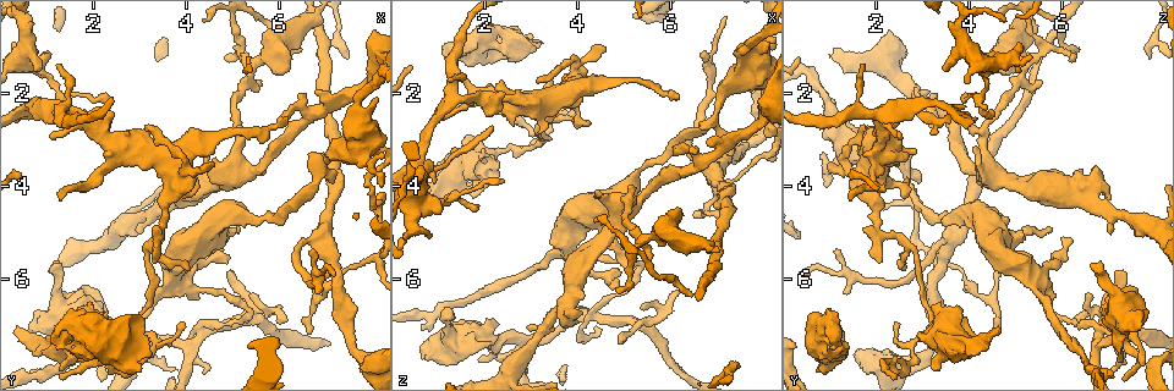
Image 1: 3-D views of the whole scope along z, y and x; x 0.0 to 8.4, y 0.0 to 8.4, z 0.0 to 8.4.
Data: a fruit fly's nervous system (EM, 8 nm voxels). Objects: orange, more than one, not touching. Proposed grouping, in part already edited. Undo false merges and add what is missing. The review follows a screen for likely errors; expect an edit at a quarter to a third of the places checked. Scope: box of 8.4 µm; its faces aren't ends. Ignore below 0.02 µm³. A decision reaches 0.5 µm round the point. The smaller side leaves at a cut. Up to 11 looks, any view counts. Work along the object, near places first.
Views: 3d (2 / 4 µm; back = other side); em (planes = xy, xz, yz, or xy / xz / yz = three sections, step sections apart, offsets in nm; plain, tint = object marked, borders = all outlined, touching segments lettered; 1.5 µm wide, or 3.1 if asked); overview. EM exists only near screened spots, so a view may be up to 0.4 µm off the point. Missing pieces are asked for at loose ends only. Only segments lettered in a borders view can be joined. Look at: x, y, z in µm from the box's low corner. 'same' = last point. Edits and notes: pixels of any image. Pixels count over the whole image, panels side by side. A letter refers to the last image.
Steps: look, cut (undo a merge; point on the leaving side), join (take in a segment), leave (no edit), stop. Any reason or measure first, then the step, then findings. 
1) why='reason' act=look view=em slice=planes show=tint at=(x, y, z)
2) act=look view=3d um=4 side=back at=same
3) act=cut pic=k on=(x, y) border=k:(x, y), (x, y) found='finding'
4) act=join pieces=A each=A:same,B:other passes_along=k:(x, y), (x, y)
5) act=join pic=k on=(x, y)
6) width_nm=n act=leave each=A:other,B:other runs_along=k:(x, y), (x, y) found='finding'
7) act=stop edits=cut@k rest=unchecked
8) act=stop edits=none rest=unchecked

why='an open end' act=look view=em slice=xy step=8 show=tint at=(2.60, 3.50, 2.65)

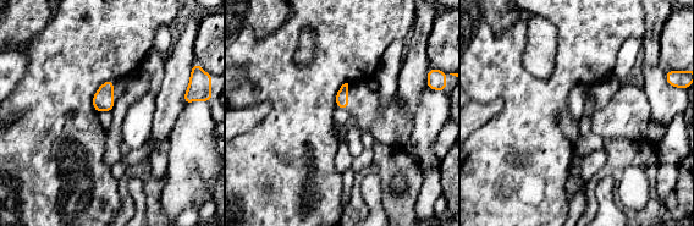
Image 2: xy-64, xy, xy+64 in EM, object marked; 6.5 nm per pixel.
act=look view=em slice=planes show=borders at=same

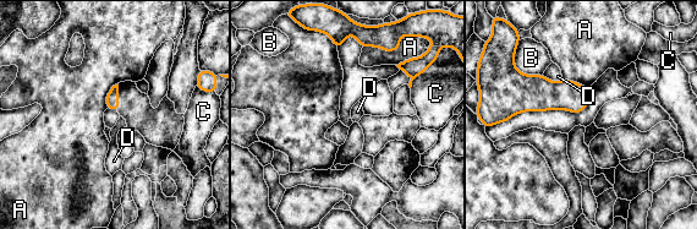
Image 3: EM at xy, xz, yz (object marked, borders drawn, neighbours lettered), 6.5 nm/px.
act=leave each=A:other,B:other,C:other,D:other found='no lettered segment goes on from it'

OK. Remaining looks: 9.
why='an open end' act=look view=em slice=planes show=borders at=(2.95, 6.80, 0.90)

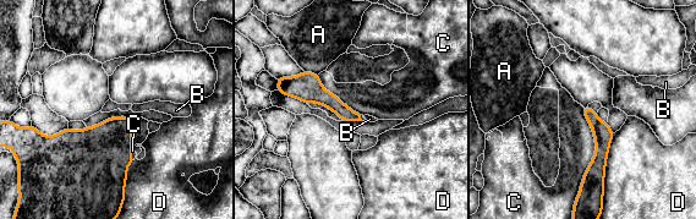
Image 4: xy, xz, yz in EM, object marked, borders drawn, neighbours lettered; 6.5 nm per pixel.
act=leave each=A:other,B:other,C:other,D:other runs_along=4:(281, 81), (307, 87), (357, 118) found='none of them fits'

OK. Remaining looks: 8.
why='thin neck' act=look view=em slice=planes show=borders at=(7.65, 7.50, 3.20)

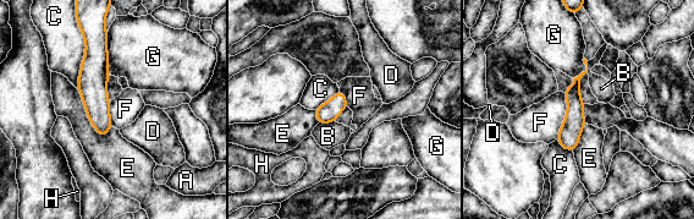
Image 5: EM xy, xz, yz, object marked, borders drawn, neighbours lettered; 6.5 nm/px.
act=leave each=A:other,B:other,C:other,D:other,E:other,F:other,G:other,H:other runs_along=5:(102, 48), (97, 58), (102, 132) found='all the same neuron'

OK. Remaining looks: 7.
act=look view=em slice=planes show=tint at=(4.35, 7.10, 6.80)

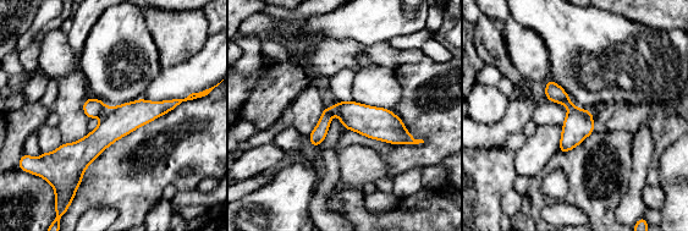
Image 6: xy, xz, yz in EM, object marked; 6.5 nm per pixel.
why='see the neighbours' act=look view=em slice=planes show=borders at=same

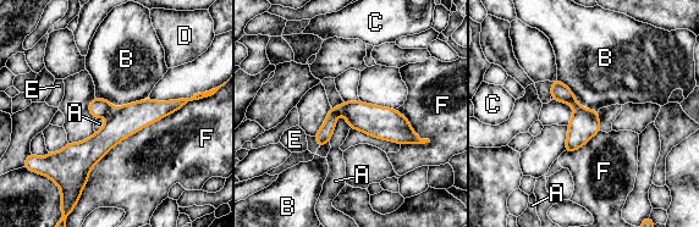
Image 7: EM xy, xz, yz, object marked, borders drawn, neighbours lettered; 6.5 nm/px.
act=cut pic=7 on=(122, 122) each=A:other,B:other,C:other,D:other,E:other,F:other found='two neurons meet here'

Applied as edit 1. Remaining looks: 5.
act=stop edits=cut@7 rest=unchecked

